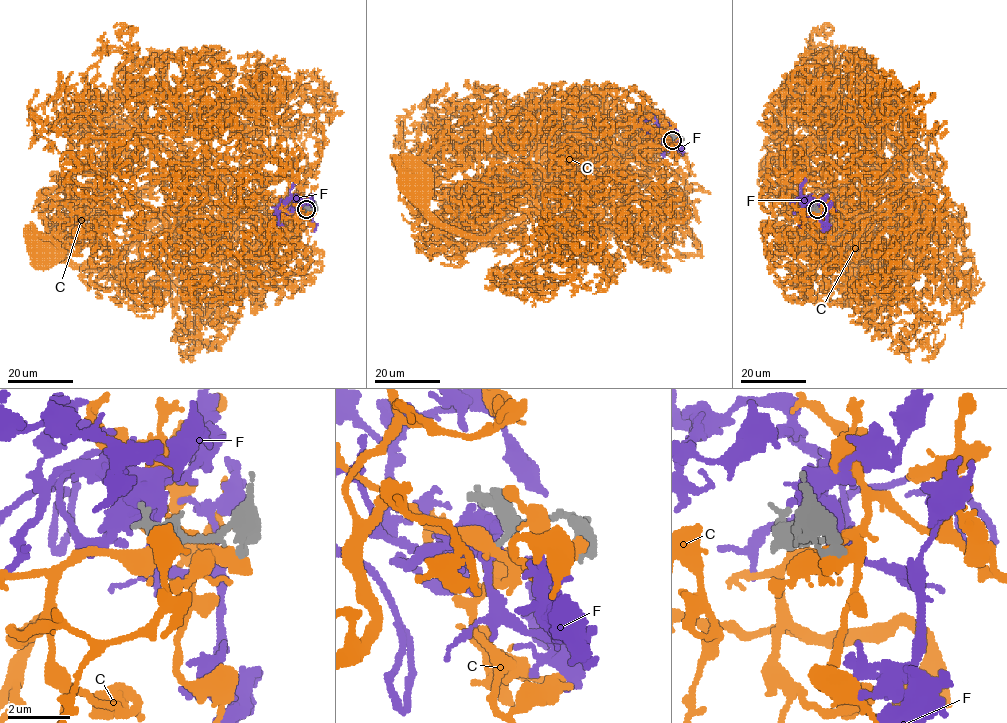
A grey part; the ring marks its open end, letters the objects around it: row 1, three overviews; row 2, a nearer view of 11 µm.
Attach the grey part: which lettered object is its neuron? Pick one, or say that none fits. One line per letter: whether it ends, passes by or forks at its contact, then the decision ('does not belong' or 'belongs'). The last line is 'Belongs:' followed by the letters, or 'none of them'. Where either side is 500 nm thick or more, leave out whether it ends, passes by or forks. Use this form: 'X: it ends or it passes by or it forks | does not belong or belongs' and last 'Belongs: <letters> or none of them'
C: it forks | does not belong
F: it passes by | belongs
Belongs: F

